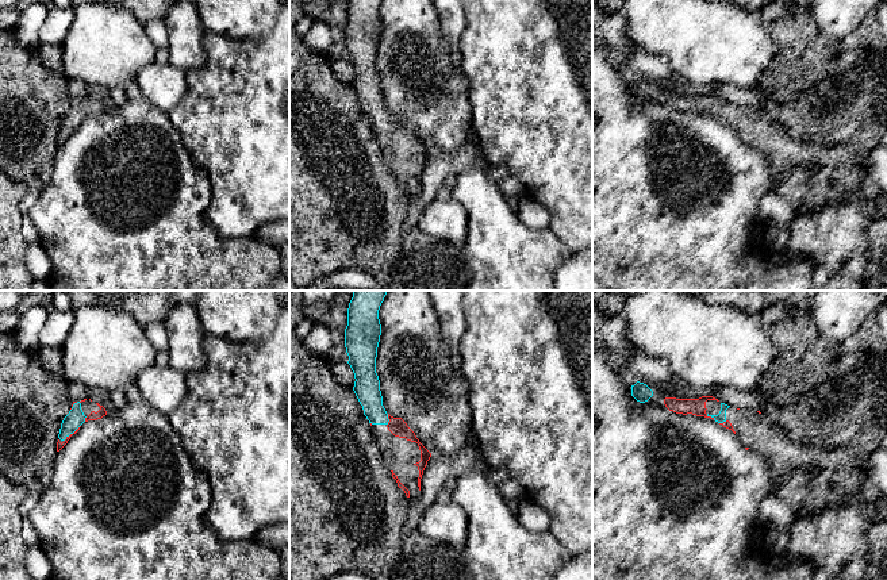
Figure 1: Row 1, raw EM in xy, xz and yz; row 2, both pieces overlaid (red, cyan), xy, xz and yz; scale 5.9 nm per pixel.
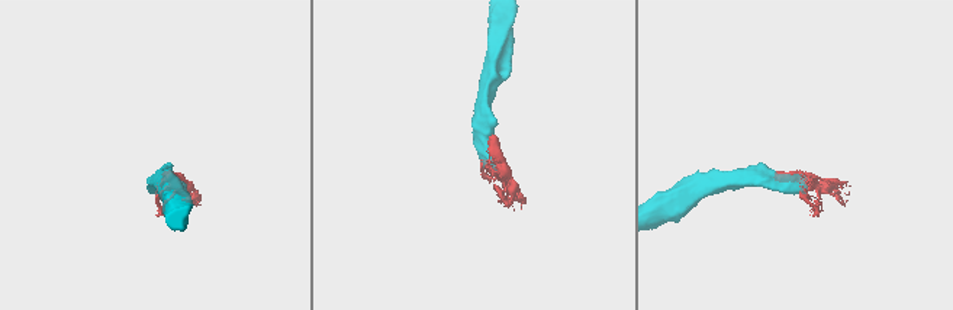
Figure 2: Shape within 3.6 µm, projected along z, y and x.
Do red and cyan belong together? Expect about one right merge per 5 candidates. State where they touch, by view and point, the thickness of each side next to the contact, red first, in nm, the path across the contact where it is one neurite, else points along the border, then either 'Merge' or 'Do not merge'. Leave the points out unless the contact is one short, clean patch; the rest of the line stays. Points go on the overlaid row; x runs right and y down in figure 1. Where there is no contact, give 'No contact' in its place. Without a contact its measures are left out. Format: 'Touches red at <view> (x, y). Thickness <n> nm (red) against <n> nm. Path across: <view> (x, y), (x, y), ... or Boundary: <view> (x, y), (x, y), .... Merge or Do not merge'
Touches red at xy (73, 433). Thickness 40 nm (red) against 100 nm. Merge

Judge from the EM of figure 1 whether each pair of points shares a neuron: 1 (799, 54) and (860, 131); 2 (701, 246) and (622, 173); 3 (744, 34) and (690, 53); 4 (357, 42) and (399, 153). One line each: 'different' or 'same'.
1: same
2: same
3: same
4: same

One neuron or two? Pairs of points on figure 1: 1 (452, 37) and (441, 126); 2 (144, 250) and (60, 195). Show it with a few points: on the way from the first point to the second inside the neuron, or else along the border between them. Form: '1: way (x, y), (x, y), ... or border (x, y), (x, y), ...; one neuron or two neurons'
1: border (440, 23), (449, 57), (460, 68); two neurons
2: way (123, 235), (99, 219), (80, 212); one neuron

